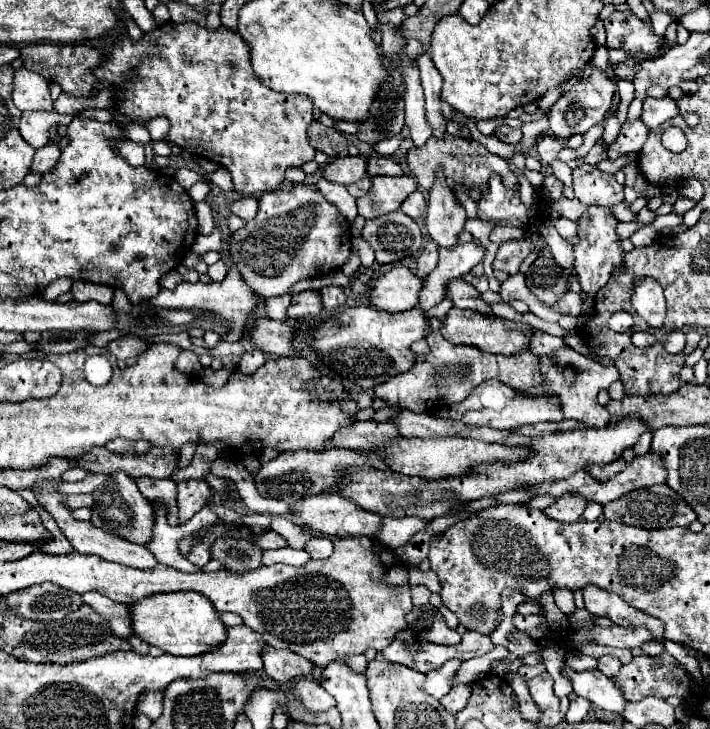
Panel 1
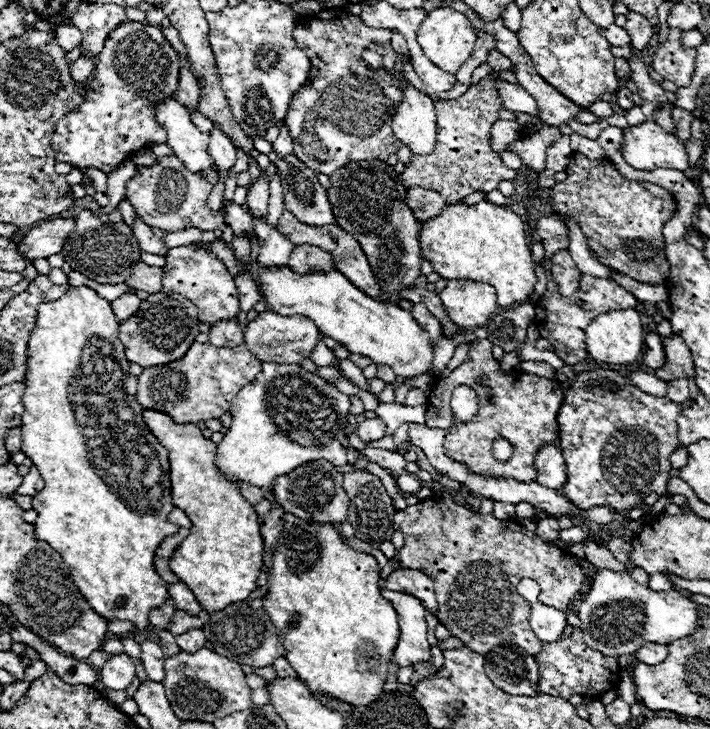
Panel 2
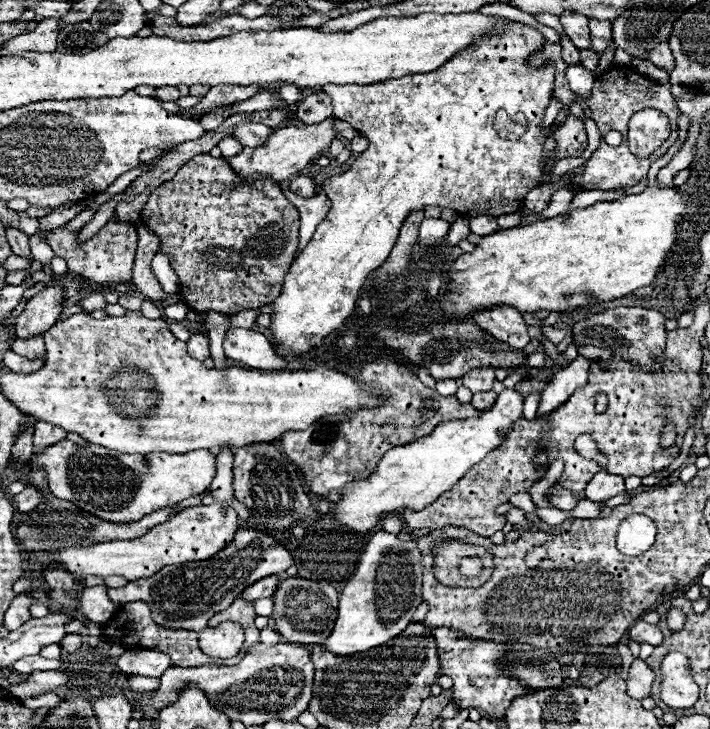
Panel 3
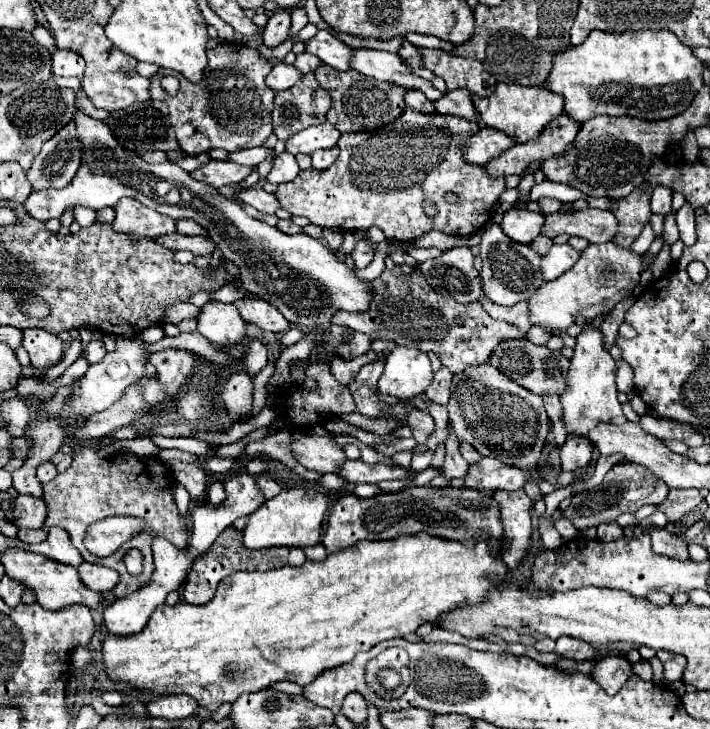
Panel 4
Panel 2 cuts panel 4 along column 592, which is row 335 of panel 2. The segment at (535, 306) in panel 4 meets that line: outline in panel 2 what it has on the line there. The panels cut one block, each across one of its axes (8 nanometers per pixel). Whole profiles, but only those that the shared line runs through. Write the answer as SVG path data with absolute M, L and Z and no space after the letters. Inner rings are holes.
M268 310L268 312L260 312L244 328L244 344L262 362L300 364L304 358L310 356L316 342L318 342L318 328L306 316L280 316L280 314L272 312L272 310Z

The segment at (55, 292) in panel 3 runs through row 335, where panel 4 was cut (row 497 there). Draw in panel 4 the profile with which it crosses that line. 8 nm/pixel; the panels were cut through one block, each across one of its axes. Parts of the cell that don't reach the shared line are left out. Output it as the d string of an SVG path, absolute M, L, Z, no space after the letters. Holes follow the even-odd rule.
M18 494L14 500L14 522L18 528L42 528L46 520L46 500Z

